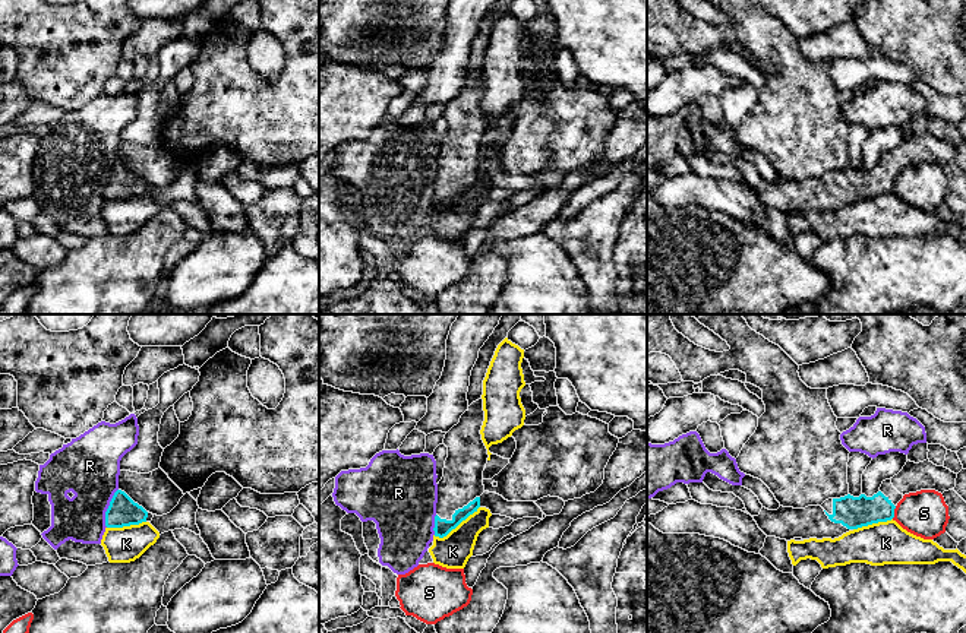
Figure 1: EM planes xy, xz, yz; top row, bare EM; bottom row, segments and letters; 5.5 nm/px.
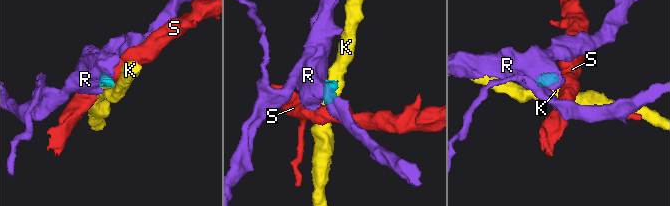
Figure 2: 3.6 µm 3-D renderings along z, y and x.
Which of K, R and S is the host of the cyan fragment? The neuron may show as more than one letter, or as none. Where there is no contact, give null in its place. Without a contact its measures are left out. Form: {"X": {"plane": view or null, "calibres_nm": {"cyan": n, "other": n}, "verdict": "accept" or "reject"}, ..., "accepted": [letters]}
{"K": {"plane": "xz", "calibres_nm": {"cyan": 90, "other": 190}, "verdict": "reject"}, "R": {"plane": "xy", "calibres_nm": {"cyan": 160, "other": 340}, "verdict": "reject"}, "S": {"plane": "yz", "calibres_nm": {"cyan": 180, "other": 260}, "verdict": "reject"}, "accepted": []}

